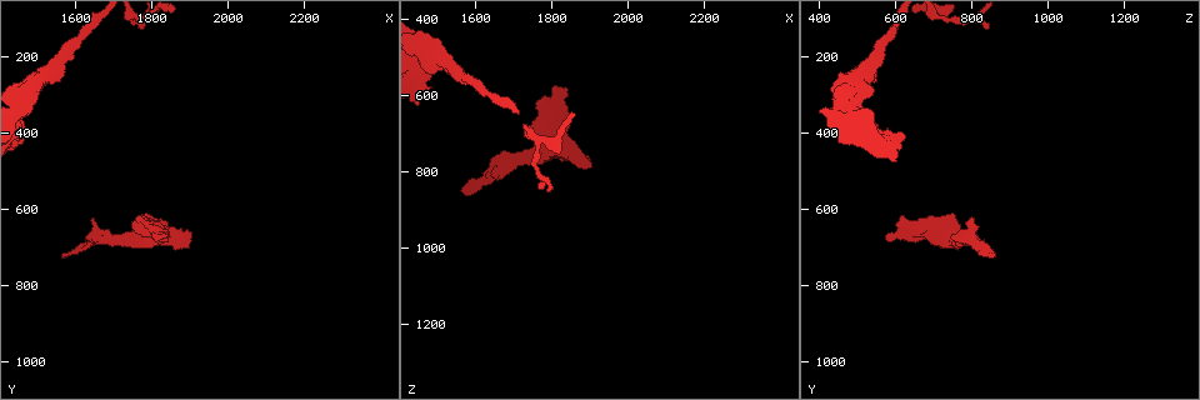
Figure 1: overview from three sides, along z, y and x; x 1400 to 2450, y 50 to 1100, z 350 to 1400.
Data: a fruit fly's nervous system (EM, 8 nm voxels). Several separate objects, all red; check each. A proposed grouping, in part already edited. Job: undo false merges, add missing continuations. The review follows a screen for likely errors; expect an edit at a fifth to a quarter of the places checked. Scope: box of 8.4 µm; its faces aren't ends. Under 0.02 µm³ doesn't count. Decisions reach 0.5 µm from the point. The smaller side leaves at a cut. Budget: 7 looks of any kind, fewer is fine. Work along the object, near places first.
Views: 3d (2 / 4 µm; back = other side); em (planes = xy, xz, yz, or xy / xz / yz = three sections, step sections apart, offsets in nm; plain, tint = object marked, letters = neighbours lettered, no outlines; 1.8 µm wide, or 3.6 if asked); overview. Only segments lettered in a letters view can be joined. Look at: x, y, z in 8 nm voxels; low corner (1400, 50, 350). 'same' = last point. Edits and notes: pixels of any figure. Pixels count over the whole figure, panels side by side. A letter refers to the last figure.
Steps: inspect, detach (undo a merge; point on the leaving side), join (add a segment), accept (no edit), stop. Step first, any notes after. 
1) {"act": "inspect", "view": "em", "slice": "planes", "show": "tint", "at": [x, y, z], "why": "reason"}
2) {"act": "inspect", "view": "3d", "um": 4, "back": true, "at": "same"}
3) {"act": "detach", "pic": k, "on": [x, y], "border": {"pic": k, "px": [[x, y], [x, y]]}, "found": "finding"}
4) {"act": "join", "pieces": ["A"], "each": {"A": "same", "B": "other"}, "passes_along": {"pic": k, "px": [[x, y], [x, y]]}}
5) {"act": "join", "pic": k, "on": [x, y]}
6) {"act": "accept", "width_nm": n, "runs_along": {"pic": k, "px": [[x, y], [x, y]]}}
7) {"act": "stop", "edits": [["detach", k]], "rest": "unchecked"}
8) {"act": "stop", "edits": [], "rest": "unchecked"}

{"act": "inspect", "view": "3d", "um": 4, "at": [1835, 665, 580], "why": "an open end"}

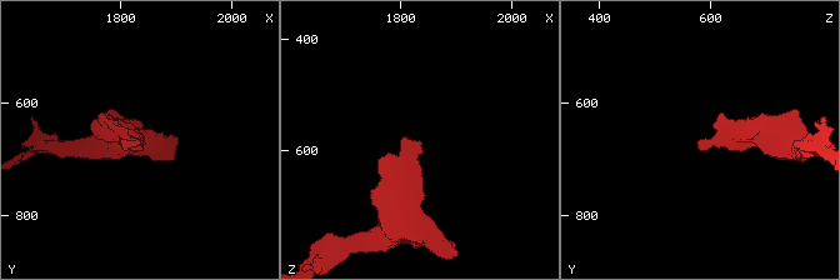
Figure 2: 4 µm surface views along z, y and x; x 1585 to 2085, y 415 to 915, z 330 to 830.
{"act": "inspect", "view": "em", "slice": "planes", "show": "letters", "at": [1830, 660, 585], "why": "shape alone is not enough"}

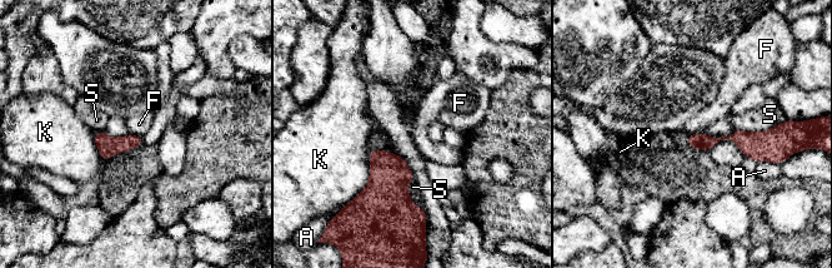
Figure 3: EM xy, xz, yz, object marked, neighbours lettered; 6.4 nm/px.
{"act": "accept", "each": {"A": "other", "F": "other", "K": "other", "S": "other"}, "border": {"pic": 3, "px": [[130, 133], [138, 134], [141, 138]]}, "found": "none of them fits"}

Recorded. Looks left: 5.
{"act": "inspect", "view": "3d", "um": 2, "back": true, "at": [1895, 655, 790]}

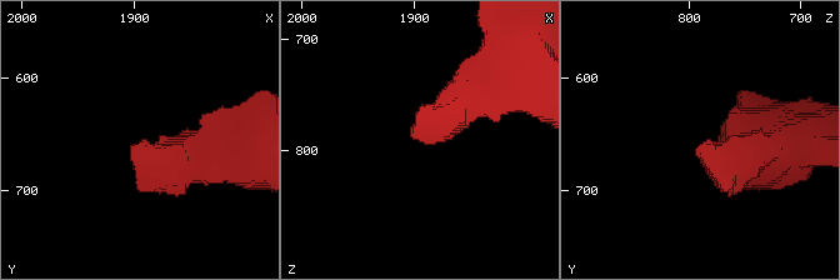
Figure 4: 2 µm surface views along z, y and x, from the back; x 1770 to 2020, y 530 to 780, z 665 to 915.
{"act": "inspect", "view": "em", "slice": "xz", "step": 16, "show": "tint", "at": [1900, 660, 788]}

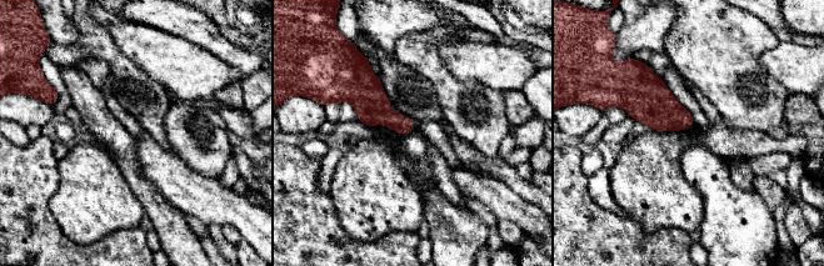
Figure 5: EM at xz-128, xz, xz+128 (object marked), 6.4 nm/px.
{"act": "inspect", "view": "em", "slice": "planes", "show": "letters", "at": "same", "why": "another direction"}

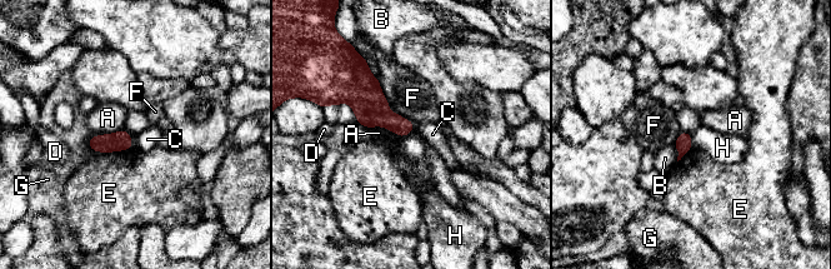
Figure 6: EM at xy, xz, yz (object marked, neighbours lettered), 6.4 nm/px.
{"act": "accept", "longest_contact_nm": ["E", 280], "each": {"A": "other", "B": "other", "C": "other", "D": "other", "E": "other", "F": "other", "G": "other", "H": "other"}, "border": {"pic": 6, "px": [[690, 134], [692, 147]]}, "found": "no lettered segment goes on from it"}

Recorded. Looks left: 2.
{"act": "stop", "edits": [], "rest": "unchecked"}

